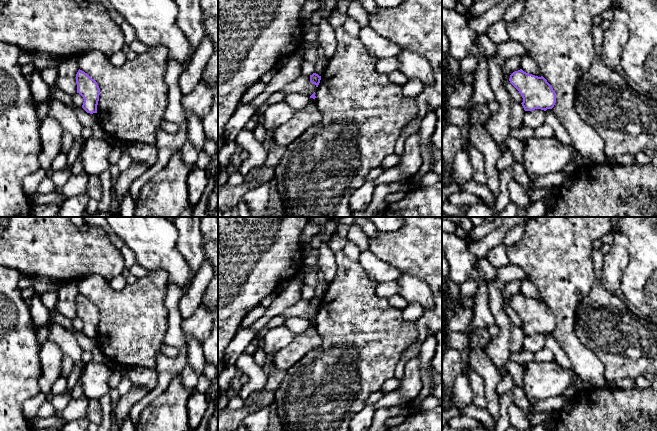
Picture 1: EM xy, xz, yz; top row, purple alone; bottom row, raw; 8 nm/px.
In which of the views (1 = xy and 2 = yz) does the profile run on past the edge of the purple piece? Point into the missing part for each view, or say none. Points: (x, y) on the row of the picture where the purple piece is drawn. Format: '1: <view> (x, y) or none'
1: none
2: none

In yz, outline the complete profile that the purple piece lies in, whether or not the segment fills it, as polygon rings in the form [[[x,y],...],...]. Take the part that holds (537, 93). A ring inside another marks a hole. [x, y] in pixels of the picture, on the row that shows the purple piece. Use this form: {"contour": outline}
{"contour": [[[520,69],[510,75],[509,81],[521,94],[525,111],[546,111],[554,107],[556,93],[543,76],[538,77]]]}

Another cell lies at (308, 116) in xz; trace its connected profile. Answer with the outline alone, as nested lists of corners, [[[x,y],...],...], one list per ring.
[[[308,104],[295,112],[290,120],[275,130],[274,139],[280,145],[287,147],[300,137],[308,128],[319,124],[322,114],[316,105]]]

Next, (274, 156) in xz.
[[[274,138],[271,140],[271,142],[272,142],[272,149],[268,152],[267,158],[263,165],[265,167],[275,169],[279,164],[280,160],[282,159],[286,151],[286,147],[277,143]]]

